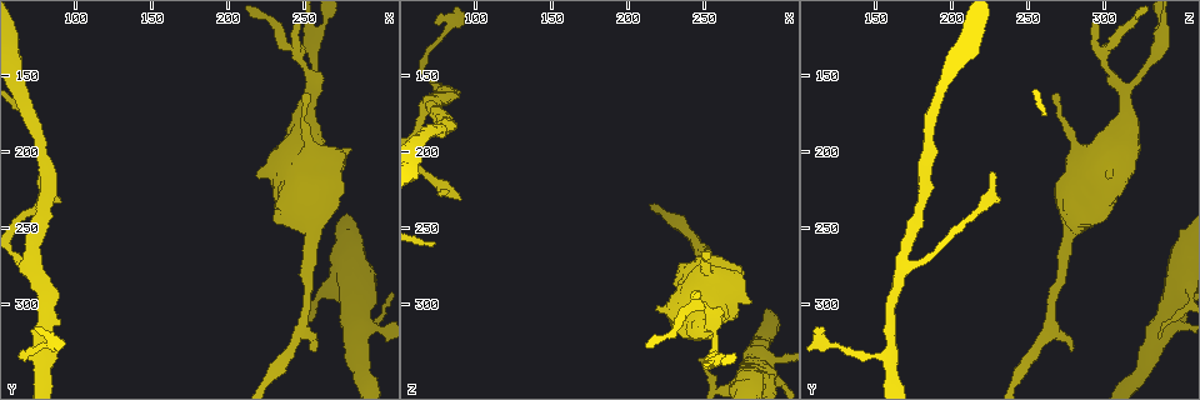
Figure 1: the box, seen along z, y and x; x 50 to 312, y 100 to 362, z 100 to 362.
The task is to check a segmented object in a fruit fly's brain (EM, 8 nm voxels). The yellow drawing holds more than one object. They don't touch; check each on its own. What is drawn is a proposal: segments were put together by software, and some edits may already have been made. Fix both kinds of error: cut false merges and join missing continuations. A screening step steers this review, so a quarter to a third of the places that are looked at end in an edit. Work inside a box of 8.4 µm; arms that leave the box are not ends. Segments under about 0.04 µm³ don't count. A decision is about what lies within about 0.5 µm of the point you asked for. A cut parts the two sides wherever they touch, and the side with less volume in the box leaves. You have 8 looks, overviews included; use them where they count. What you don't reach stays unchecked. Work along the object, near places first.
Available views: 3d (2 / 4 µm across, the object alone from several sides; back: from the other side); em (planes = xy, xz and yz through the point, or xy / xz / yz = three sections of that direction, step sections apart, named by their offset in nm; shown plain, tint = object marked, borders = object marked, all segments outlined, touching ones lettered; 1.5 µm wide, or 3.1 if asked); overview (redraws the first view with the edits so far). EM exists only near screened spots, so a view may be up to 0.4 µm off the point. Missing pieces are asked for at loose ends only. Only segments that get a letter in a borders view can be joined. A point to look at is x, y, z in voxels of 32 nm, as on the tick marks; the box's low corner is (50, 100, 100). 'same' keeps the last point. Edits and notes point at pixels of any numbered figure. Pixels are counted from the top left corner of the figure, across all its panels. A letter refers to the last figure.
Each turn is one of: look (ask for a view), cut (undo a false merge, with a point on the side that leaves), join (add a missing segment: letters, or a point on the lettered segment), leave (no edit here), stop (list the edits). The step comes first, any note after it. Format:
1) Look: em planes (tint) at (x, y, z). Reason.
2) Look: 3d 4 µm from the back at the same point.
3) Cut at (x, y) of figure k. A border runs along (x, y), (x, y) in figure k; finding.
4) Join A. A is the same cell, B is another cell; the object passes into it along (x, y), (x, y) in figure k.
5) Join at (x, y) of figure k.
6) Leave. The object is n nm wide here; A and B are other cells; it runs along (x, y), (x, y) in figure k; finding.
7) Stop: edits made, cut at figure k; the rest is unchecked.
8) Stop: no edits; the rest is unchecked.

Look: em planes (borders) at (246, 322, 336). Branch stops here.

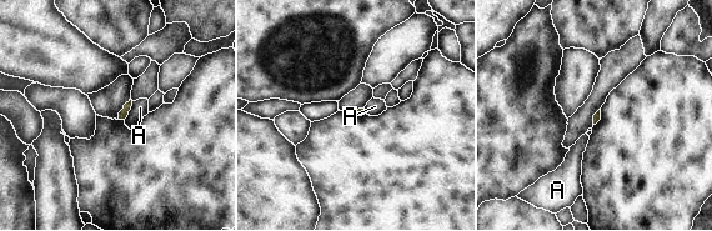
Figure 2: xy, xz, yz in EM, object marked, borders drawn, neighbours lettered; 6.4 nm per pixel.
Leave. A is another cell; no lettered segment goes on from it.

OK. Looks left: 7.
Look: 3d 4 µm from the back at (234, 202, 320). Stops while still wide.

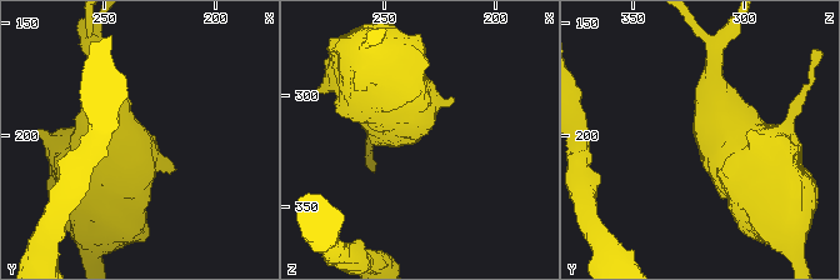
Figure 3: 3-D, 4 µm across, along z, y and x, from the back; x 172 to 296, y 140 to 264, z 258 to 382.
Look: em planes (borders) at (234, 201, 319). Now the EM.

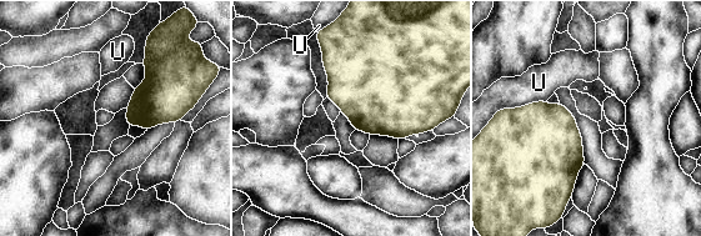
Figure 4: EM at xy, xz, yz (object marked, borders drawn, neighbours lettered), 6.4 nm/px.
Leave. U is another cell; no lettered segment goes on from it.

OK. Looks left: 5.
Look: 3d 2 µm at (254, 164, 264). Tapers out.

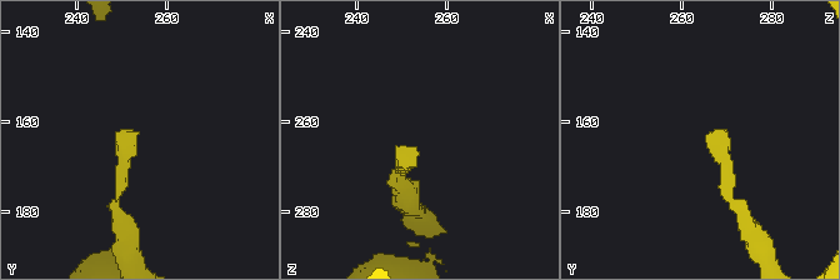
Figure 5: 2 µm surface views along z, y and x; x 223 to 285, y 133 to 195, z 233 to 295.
Look: em xy step 8 (borders) at (254, 163, 266). Shape alone is not enough.

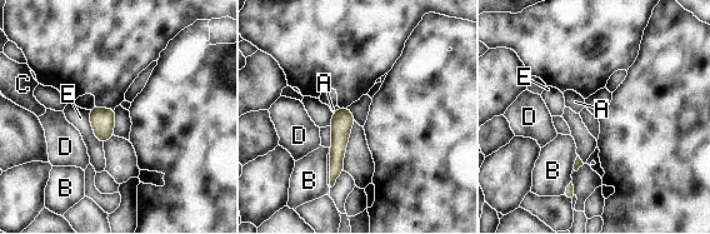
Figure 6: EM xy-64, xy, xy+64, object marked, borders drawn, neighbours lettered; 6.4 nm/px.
Leave. The object is 140 nm wide here; A, B, C, D and E are other cells; a border runs along (89, 110), (94, 135), (103, 144) in figure 6; none of them fits.

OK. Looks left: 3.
Stop: no edits; the rest is unchecked.

